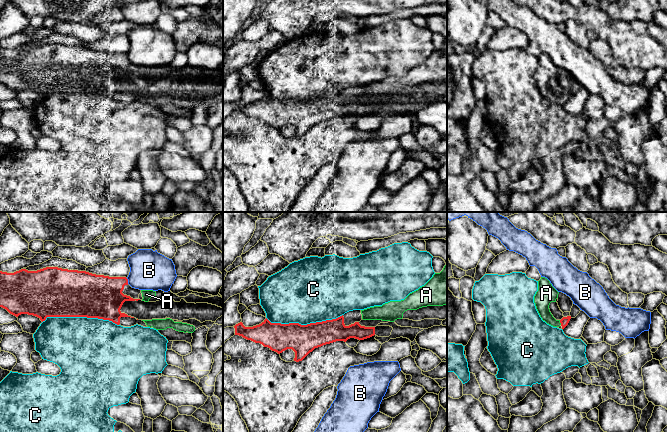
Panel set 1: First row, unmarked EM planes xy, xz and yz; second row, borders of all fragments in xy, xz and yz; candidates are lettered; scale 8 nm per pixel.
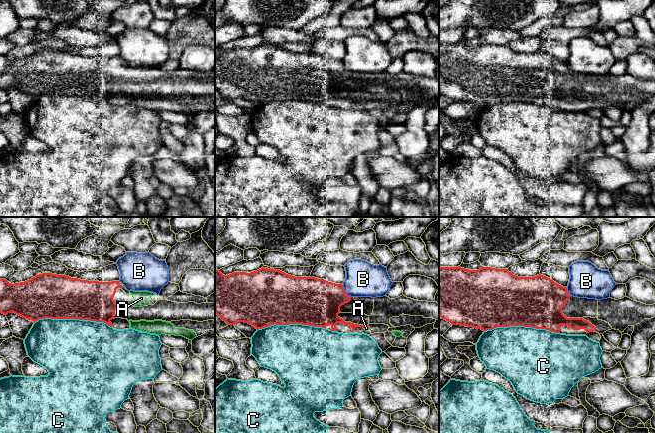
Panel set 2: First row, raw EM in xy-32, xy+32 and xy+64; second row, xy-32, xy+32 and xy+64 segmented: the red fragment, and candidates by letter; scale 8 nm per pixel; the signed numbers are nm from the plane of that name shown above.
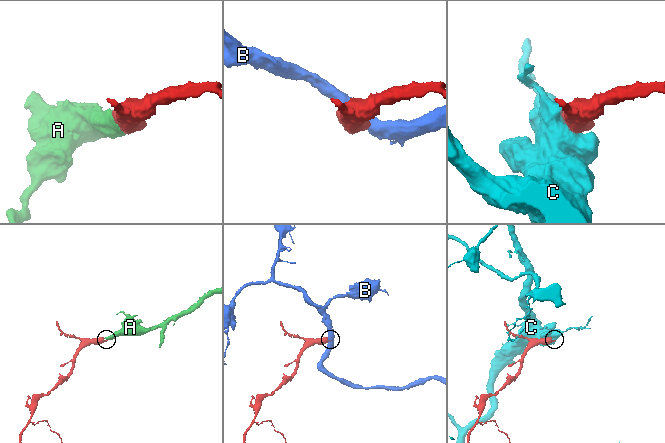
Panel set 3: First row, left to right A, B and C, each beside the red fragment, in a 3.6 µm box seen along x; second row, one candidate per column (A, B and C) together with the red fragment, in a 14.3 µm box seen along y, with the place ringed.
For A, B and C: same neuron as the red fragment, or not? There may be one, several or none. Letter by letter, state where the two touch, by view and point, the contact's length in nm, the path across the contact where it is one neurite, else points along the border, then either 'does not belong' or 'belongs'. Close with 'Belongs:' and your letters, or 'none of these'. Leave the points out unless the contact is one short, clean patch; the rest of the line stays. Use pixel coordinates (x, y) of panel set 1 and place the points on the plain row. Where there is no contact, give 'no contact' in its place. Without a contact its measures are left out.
A: contact yz (560, 98); length 40 nm; belongs
B: contact xy (127, 57); length 50 nm; border xy (126, 54), (128, 59); does not belong
C: contact xy (80, 92); length 600 nm; does not belong
Belongs: A

